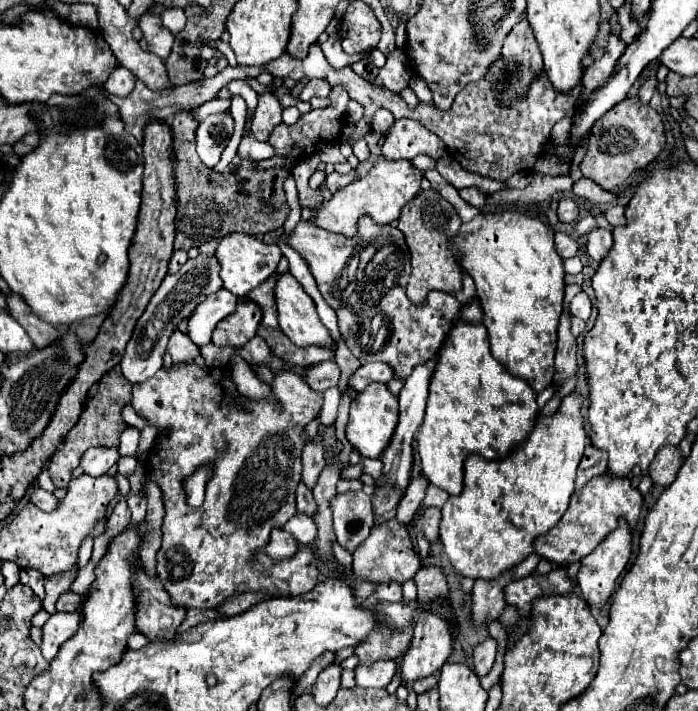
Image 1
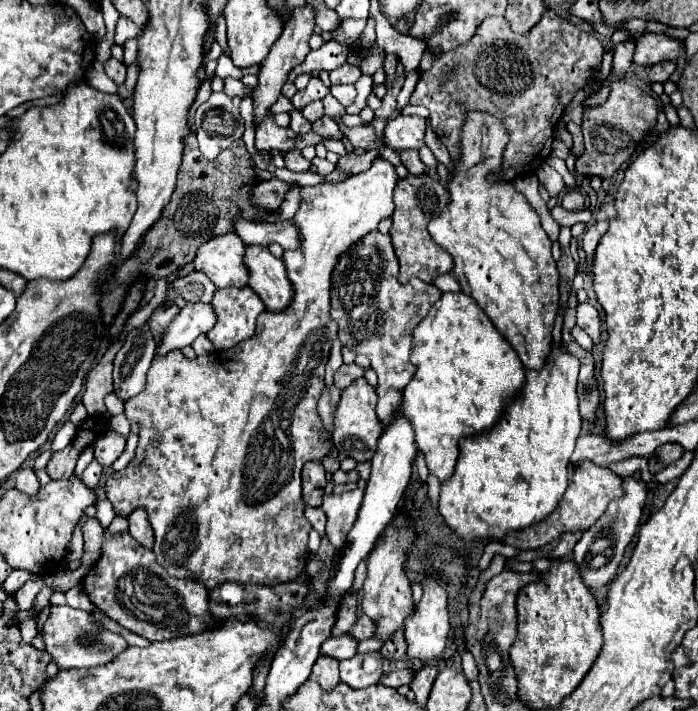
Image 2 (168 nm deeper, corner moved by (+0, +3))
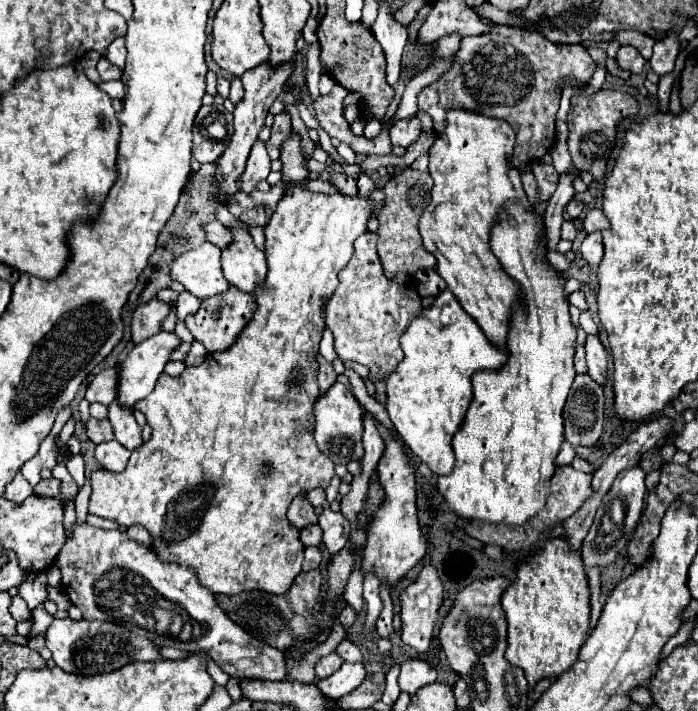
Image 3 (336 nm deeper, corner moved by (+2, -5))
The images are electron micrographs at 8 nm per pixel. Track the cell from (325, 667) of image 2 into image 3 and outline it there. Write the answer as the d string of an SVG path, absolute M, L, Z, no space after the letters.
M336 652L324 656L318 660L316 664L316 676L324 678L324 676L332 676L332 672L336 672L340 666L344 664L344 660L340 660L340 656Z

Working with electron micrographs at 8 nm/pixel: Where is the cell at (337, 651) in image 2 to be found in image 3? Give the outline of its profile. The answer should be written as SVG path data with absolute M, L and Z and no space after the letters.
M344 638L344 640L338 644L336 654L342 656L346 662L362 662L362 652L360 652L348 638Z

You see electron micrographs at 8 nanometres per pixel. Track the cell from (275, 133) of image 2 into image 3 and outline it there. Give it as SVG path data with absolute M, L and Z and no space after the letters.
M256 142L252 146L252 152L248 156L248 162L246 162L246 170L242 174L242 186L240 190L242 192L252 192L256 188L256 184L260 180L266 180L266 176L270 174L270 158L268 158L268 152L264 148L264 142Z

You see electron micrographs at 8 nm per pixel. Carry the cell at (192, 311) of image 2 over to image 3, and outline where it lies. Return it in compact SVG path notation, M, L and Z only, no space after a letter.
M158 332L156 336L144 340L142 344L136 344L128 354L126 358L120 362L120 386L118 386L118 404L130 412L134 412L134 404L142 398L146 398L154 386L156 386L156 380L158 376L162 374L164 370L164 364L168 362L168 356L170 352L180 344L178 336L174 332Z

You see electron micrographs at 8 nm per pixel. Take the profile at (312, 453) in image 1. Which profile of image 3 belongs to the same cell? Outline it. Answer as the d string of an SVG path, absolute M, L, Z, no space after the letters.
M304 494L298 496L298 498L292 502L292 506L290 506L290 510L288 510L288 520L290 520L290 524L292 524L294 528L298 528L298 530L302 530L302 528L312 526L312 524L318 522L318 516L314 514L314 508L308 504L308 500L304 498Z

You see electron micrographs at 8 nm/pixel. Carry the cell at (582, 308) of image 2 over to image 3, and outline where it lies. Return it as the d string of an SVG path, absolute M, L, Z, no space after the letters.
M588 336L586 338L586 362L588 362L588 376L596 380L596 384L604 386L606 384L606 364L608 356L604 346L600 344L598 336Z

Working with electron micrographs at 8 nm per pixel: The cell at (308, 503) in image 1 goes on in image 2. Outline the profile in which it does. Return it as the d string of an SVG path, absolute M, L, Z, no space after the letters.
M306 506L306 518L308 518L308 522L312 524L312 528L314 528L314 530L316 530L320 536L324 536L326 534L325 528L327 517L322 508Z

